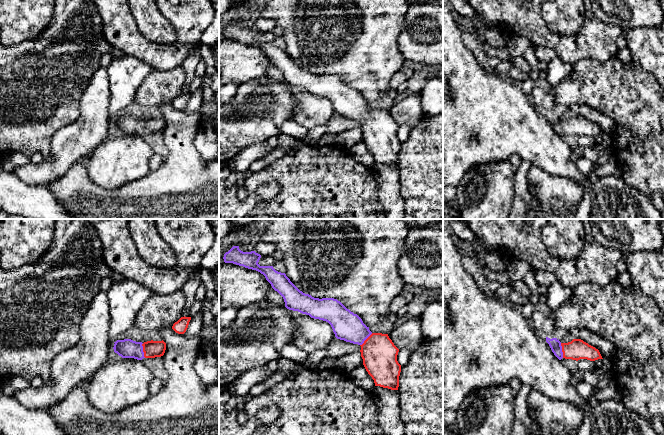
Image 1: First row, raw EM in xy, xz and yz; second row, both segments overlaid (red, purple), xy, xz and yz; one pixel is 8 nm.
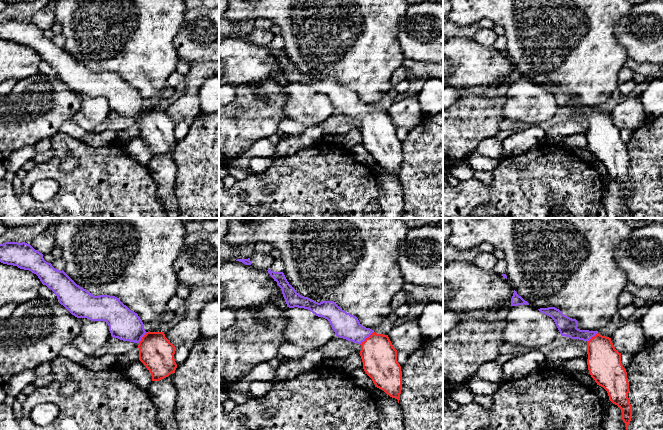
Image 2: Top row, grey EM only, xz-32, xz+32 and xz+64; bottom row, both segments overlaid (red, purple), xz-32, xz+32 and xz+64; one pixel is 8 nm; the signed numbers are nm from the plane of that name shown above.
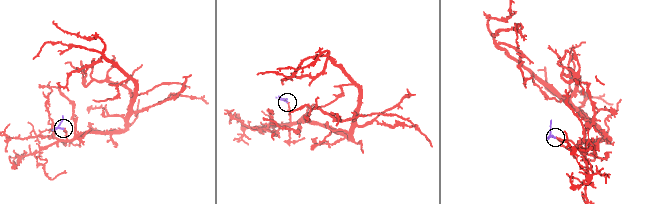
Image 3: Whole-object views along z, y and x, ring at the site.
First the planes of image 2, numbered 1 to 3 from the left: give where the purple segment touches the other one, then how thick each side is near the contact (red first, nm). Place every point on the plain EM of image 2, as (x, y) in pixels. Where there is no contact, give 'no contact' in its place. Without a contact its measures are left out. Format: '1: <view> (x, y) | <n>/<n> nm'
1: xz-32 (142, 113) | 280/260 nm
2: xz+32 (366, 114) | 280/200 nm
3: xz+64 (592, 113) | 280/150 nm

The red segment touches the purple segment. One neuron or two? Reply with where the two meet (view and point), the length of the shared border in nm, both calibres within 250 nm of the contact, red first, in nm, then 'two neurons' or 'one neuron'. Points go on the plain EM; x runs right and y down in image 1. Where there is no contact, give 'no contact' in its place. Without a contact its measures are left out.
meets red in xy at (143, 126); contact 120 nm long; 140 nm thick on the red side, 160 nm on the other; one neuron

